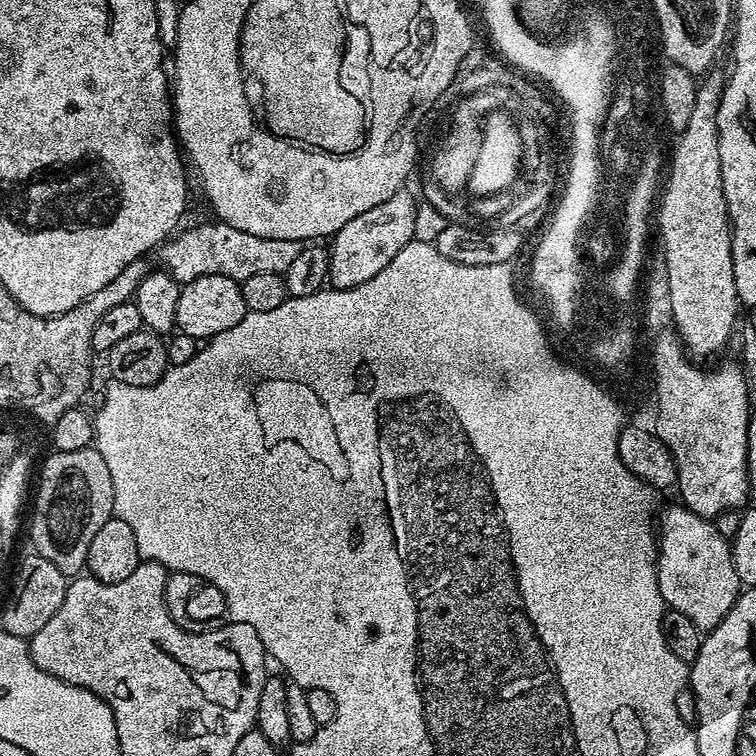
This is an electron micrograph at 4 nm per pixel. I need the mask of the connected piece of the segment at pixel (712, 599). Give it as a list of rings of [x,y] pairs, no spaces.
[[[679,502],[673,504],[673,508],[668,508],[665,512],[663,509],[658,516],[658,551],[656,553],[658,586],[665,605],[671,611],[686,614],[686,618],[690,618],[690,622],[694,622],[694,626],[698,626],[701,633],[707,634],[714,626],[718,626],[718,622],[722,622],[722,618],[726,618],[726,614],[740,597],[742,585],[734,570],[729,537],[718,534],[715,523],[709,517],[694,514]]]

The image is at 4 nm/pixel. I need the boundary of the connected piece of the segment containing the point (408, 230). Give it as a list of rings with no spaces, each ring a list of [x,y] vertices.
[[[399,195],[389,200],[388,204],[378,202],[378,206],[366,210],[366,214],[350,218],[350,222],[346,222],[346,226],[342,226],[342,230],[338,230],[330,240],[328,279],[331,287],[362,286],[362,282],[370,282],[374,274],[379,274],[385,266],[390,266],[394,254],[409,247],[414,239],[417,207],[418,205],[408,196]]]

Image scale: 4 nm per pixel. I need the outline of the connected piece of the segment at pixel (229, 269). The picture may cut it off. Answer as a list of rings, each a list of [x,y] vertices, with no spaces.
[[[211,222],[212,224],[196,224],[193,228],[177,231],[174,238],[169,238],[160,245],[159,267],[169,272],[182,286],[189,284],[194,278],[206,278],[210,274],[222,274],[241,281],[250,278],[253,274],[278,274],[283,276],[286,270],[290,270],[291,263],[299,254],[302,244],[298,240],[287,238],[258,238],[258,234],[246,234],[246,230],[234,230],[234,226]]]

